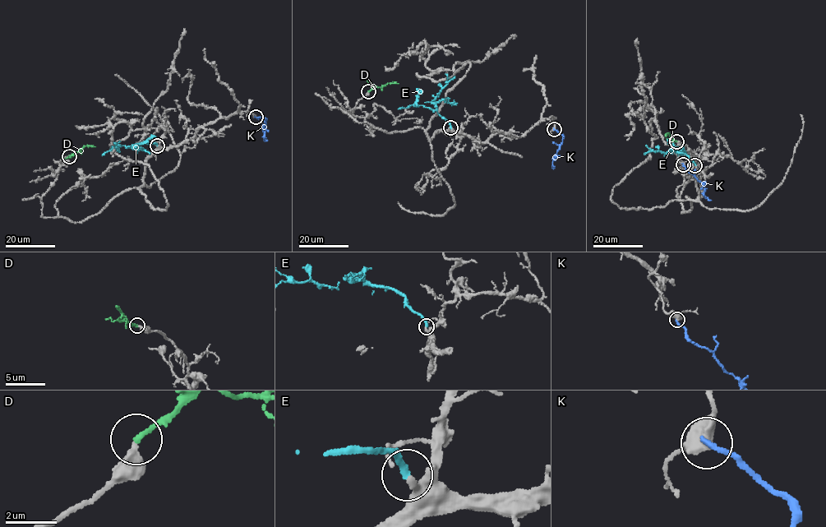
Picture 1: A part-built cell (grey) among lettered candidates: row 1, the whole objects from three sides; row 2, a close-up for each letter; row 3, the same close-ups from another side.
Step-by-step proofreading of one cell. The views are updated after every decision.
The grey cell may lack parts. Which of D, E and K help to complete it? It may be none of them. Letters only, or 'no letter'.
D, E

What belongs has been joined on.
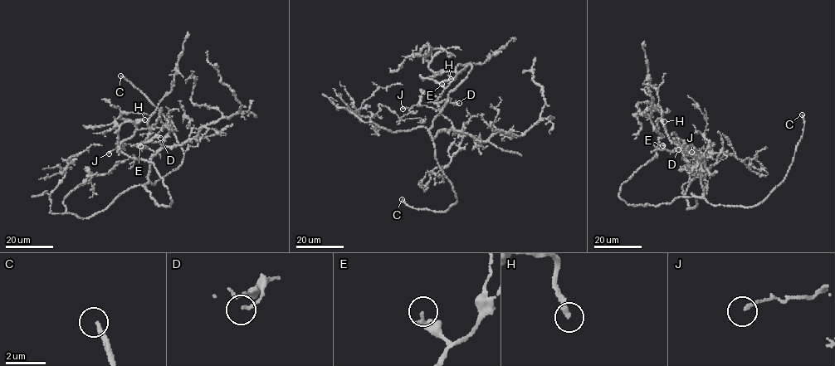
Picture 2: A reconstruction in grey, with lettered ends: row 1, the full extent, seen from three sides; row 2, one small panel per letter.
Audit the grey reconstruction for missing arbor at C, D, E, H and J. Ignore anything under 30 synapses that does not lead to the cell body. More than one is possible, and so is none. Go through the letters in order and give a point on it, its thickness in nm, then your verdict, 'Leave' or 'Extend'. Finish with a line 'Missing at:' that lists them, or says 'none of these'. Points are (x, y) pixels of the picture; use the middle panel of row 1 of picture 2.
C: Place: (402, 199). Thickness 240 nm. Extend
D: Place: (459, 103). Thickness 130 nm. Leave
E: Place: (441, 84). Thickness 280 nm. Leave
H: Place: (451, 79). Thickness 240 nm. Extend
J: Place: (402, 109). Thickness 130 nm. Leave
Missing at: C, H

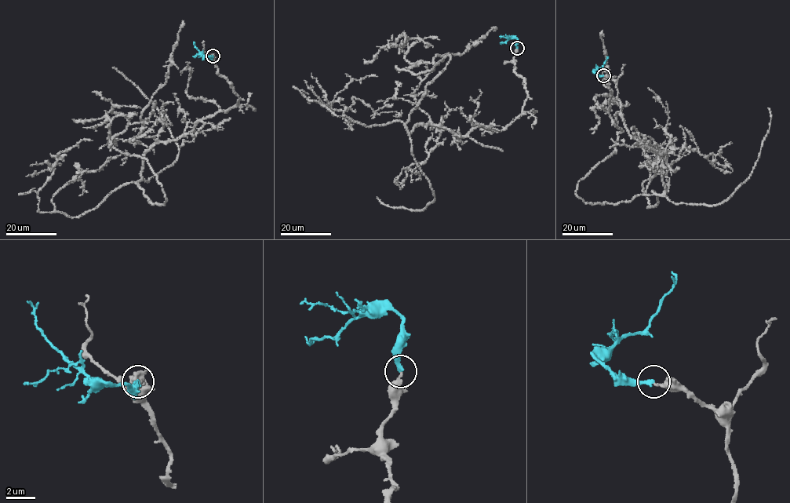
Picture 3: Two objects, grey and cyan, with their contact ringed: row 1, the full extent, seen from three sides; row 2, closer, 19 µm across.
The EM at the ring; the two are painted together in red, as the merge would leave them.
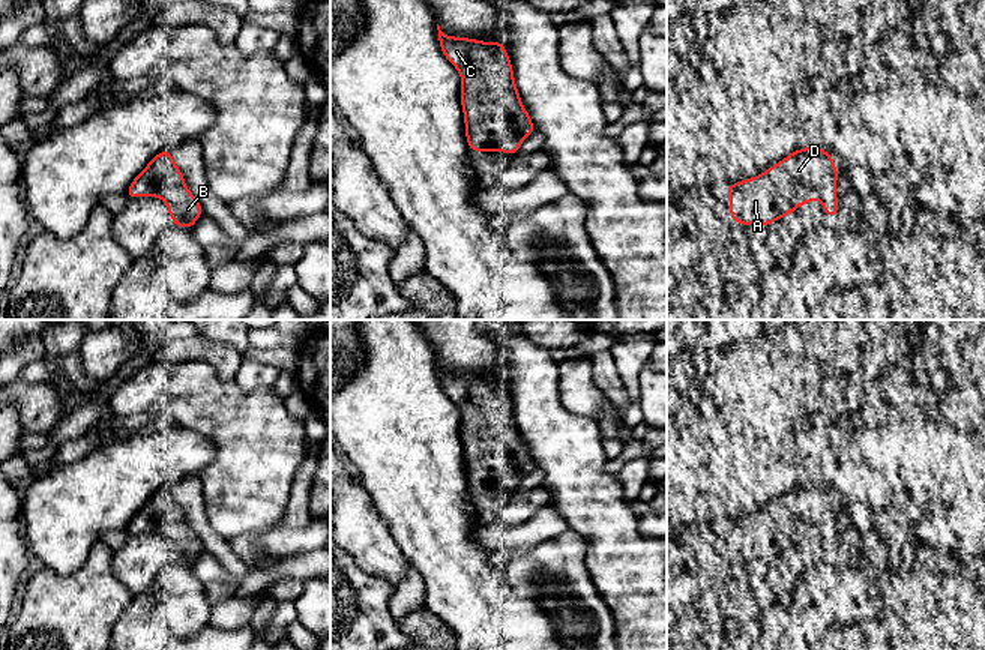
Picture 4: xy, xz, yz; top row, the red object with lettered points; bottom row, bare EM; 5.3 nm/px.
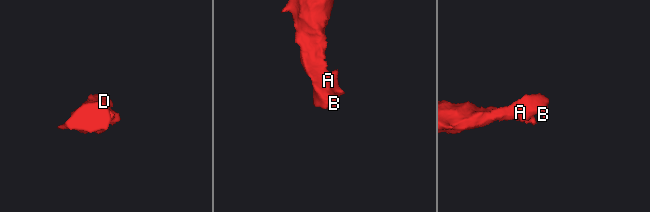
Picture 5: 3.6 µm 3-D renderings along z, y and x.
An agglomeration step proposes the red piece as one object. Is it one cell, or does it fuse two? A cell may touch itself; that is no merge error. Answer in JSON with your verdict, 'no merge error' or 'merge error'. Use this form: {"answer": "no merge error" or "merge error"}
{"answer": "no merge error"}

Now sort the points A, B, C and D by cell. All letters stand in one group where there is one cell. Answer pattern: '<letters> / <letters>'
A B C D

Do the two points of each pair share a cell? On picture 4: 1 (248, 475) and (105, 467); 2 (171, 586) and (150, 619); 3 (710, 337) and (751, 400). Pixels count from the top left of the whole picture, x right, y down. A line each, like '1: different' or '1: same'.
1: different
2: same
3: different

